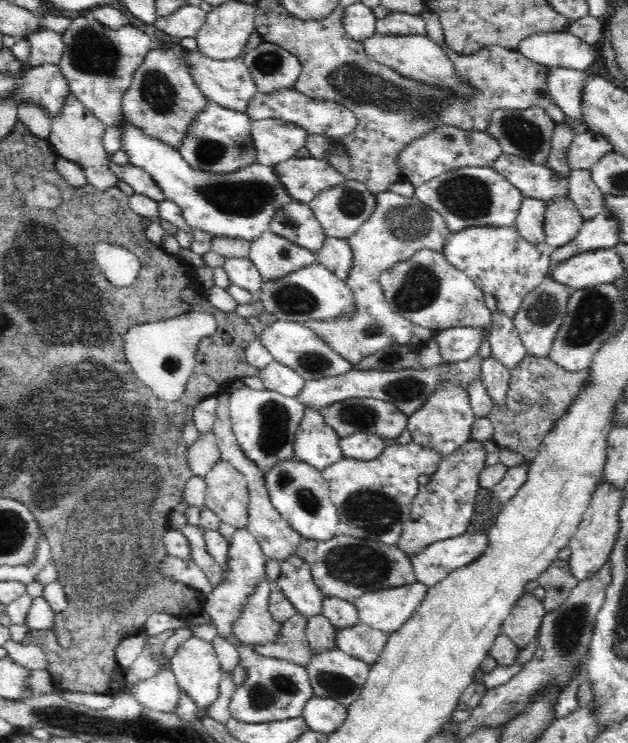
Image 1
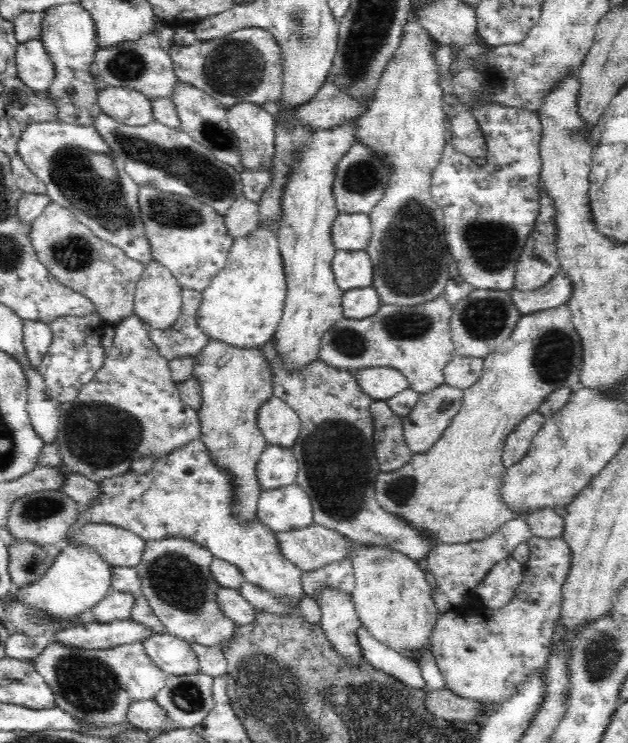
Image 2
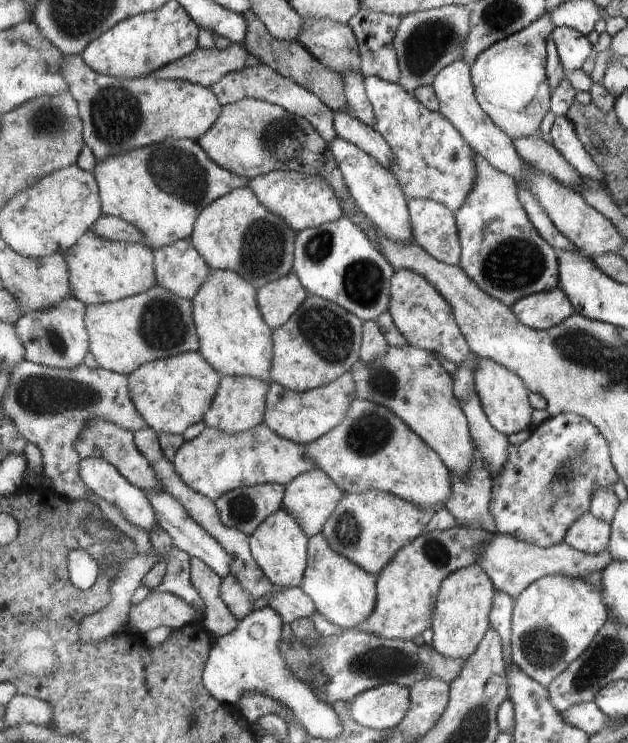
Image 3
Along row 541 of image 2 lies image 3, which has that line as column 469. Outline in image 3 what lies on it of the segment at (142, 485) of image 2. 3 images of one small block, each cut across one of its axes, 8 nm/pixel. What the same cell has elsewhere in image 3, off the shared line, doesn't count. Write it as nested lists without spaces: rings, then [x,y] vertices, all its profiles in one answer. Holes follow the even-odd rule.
[[[475,150],[473,160],[477,162],[477,184],[465,206],[454,212],[462,246],[460,267],[487,294],[507,306],[532,294],[557,290],[561,282],[558,249],[533,226],[521,206],[516,179],[493,168]]]

